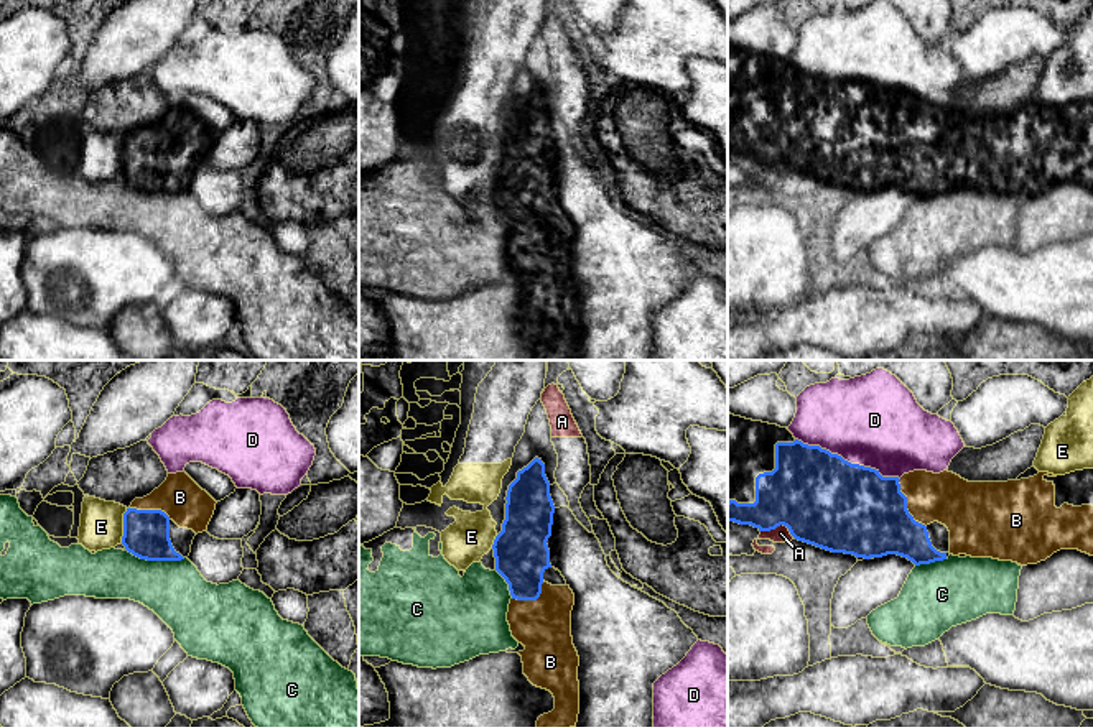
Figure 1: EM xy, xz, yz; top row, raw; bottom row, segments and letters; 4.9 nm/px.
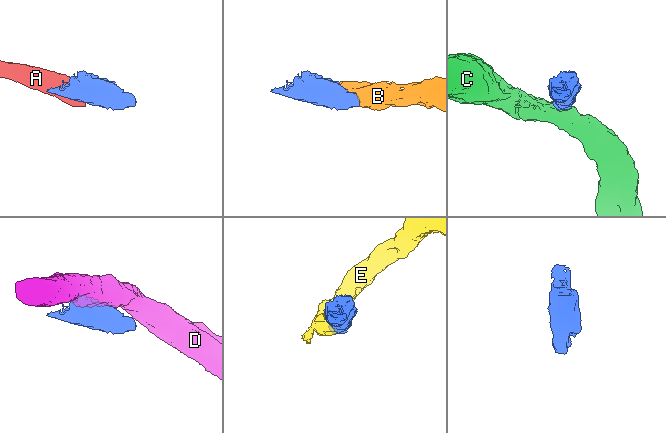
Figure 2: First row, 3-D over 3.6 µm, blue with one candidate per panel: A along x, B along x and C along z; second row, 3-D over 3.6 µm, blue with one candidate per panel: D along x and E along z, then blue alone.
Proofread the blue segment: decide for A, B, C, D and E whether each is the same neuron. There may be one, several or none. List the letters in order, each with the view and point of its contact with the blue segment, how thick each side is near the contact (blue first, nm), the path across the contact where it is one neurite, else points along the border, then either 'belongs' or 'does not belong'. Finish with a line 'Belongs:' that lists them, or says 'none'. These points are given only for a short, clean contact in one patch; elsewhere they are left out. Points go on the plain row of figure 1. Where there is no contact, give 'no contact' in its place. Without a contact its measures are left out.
A: meets blue in yz at (779, 157); 440 nm thick on the blue side, 80 nm on the other; border along yz (761, 162), (774, 162), (784, 157), (794, 168); does not belong
B: meets blue in yz at (906, 137); 440 nm thick on the blue side, 240 nm on the other; belongs
C: meets blue in xy at (157, 191); 220 nm thick on the blue side, 300 nm on the other; border along xy (127, 181), (147, 191), (185, 189); does not belong
D: meets blue in yz at (846, 92); 440 nm thick on the blue side, 460 nm on the other; does not belong
E: meets blue in xy at (124, 157); 220 nm thick on the blue side, 200 nm on the other; does not belong
Belongs: B

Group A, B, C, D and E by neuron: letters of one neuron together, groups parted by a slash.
A / B / C / D / E

